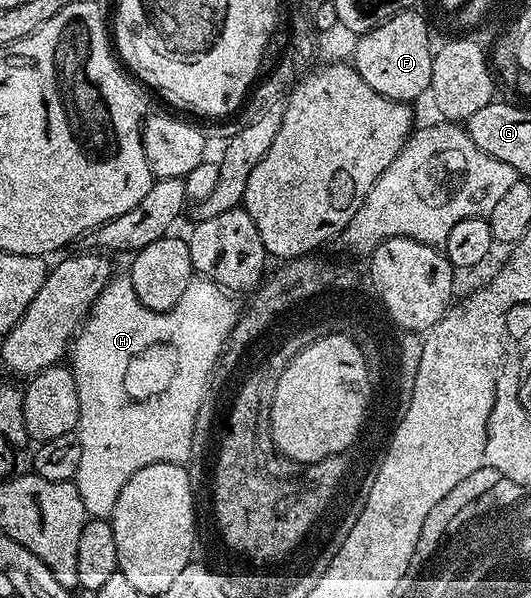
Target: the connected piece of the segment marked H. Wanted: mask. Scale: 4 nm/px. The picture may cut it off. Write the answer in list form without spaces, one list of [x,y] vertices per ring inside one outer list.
[[[116,273],[99,293],[69,347],[69,365],[77,380],[77,400],[81,400],[81,412],[77,427],[77,433],[81,440],[81,464],[77,464],[77,472],[73,481],[77,492],[81,492],[81,500],[91,518],[110,519],[113,508],[117,504],[117,496],[121,496],[121,488],[125,488],[125,484],[129,484],[129,476],[133,476],[133,472],[141,472],[141,468],[145,468],[149,464],[174,462],[177,458],[187,456],[187,449],[190,446],[191,422],[194,421],[196,403],[199,402],[200,390],[203,388],[204,374],[217,368],[218,360],[222,357],[228,338],[233,332],[235,321],[241,313],[240,304],[235,303],[238,301],[228,291],[222,290],[217,283],[211,282],[208,278],[198,276],[192,277],[189,288],[185,288],[181,300],[177,300],[177,304],[172,310],[166,312],[150,310],[145,308],[145,304],[141,304],[141,300],[137,300],[137,292],[133,292],[130,277],[126,273],[118,274]]]

